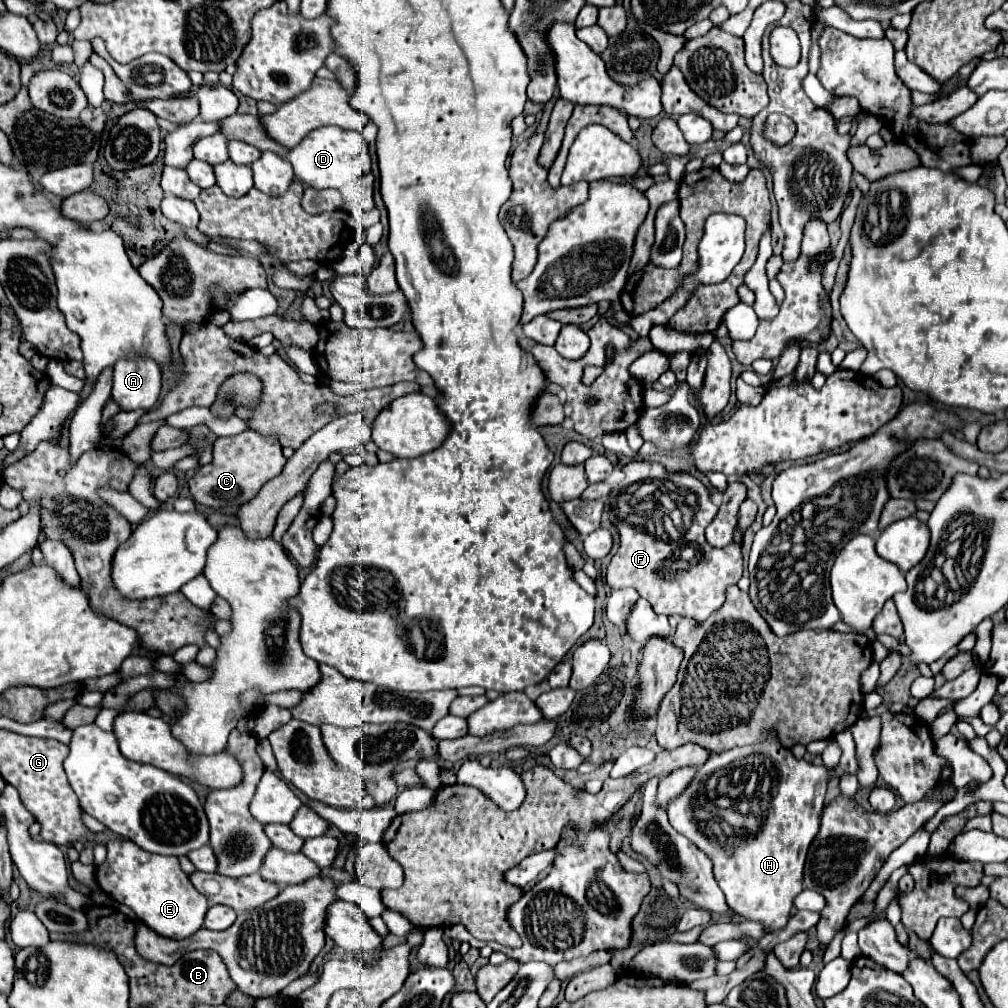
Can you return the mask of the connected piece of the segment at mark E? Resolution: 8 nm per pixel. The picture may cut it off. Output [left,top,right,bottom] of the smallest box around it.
[95,840,209,940]

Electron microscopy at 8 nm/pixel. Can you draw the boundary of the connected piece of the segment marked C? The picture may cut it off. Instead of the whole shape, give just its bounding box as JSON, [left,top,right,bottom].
[189,430,285,510]

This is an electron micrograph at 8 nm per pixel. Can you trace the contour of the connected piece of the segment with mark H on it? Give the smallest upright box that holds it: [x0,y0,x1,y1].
[669,730,859,934]

